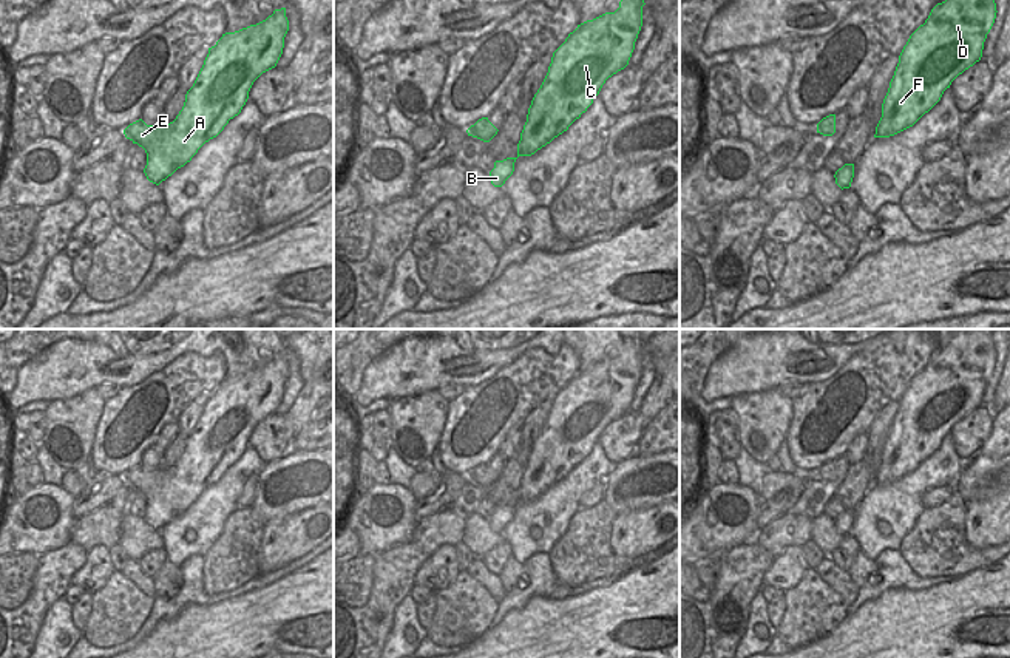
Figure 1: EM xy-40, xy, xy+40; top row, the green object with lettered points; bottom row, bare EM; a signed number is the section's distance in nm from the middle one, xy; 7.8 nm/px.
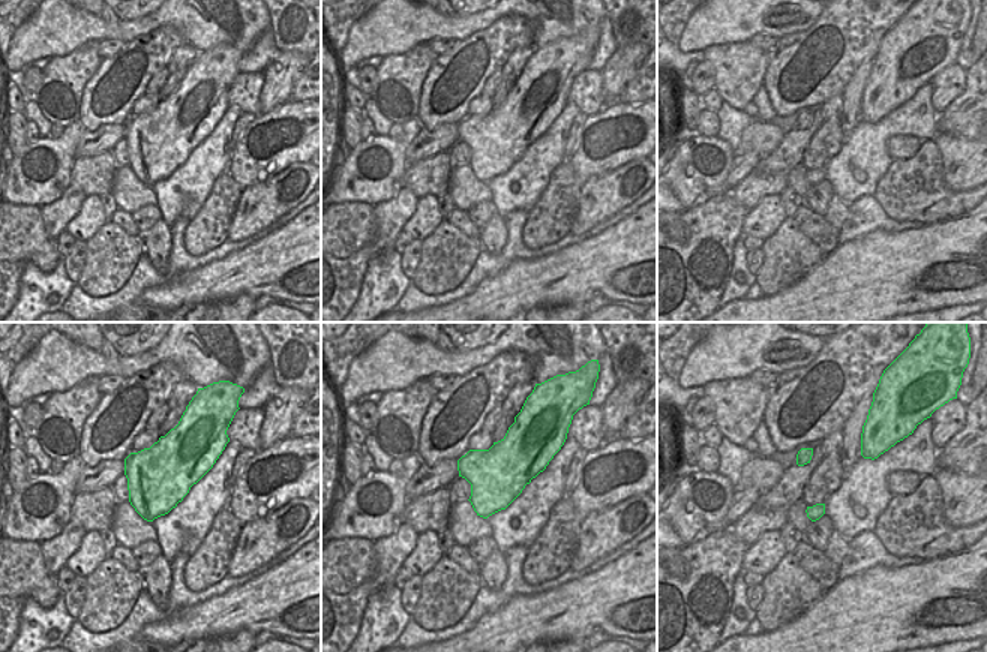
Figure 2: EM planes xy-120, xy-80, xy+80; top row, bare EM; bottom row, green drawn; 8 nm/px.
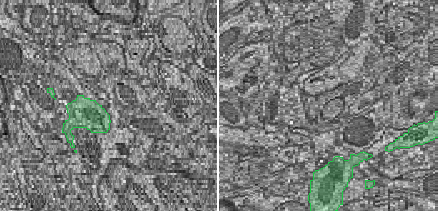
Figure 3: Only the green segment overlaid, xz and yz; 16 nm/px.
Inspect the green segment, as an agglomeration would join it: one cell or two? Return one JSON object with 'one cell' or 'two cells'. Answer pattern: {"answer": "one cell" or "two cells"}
{"answer": "one cell"}

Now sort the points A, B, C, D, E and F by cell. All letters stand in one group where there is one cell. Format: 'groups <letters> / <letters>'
groups A B C D E F

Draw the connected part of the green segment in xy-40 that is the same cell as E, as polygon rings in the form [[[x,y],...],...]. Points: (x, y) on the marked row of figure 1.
[[[281,8],[256,25],[222,34],[216,45],[208,48],[204,65],[193,86],[187,91],[184,107],[173,122],[147,125],[139,119],[124,130],[127,139],[145,150],[147,165],[144,173],[150,182],[159,185],[178,168],[190,162],[205,142],[216,137],[229,120],[241,113],[253,82],[263,73],[276,66],[287,31],[286,8]]]

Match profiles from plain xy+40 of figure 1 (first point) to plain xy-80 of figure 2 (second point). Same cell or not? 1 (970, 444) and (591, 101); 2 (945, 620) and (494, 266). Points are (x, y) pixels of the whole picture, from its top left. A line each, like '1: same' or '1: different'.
1: same
2: different

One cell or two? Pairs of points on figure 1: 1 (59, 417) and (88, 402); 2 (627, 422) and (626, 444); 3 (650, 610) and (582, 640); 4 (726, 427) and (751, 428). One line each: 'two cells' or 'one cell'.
1: one cell
2: one cell
3: one cell
4: two cells

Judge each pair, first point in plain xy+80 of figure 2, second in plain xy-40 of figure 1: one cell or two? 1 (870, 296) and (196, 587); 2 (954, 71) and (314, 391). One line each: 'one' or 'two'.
1: two
2: two

